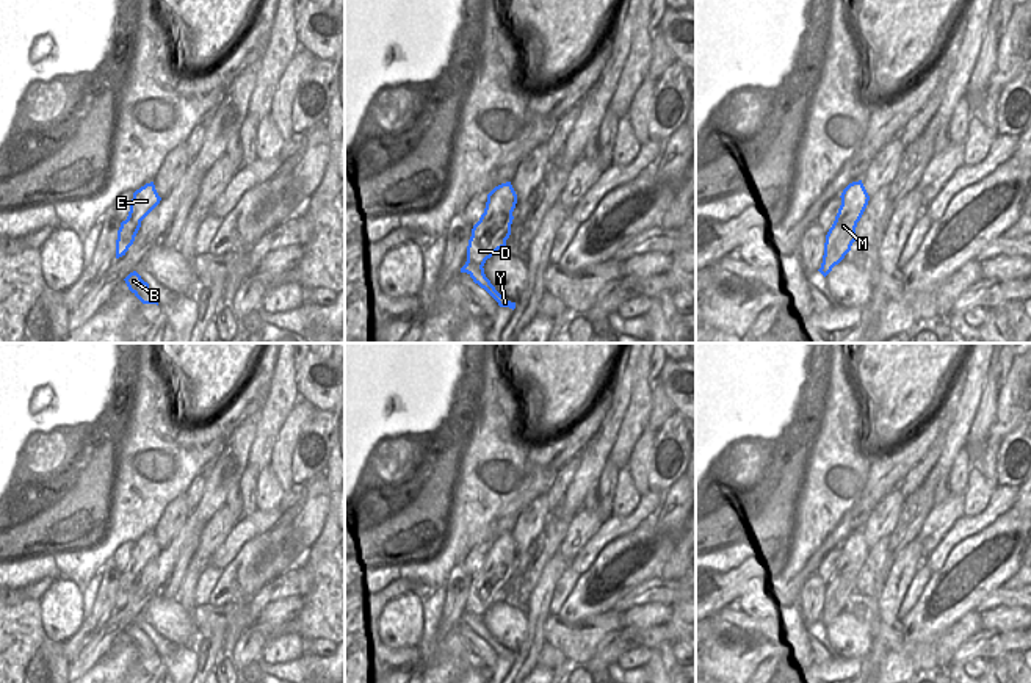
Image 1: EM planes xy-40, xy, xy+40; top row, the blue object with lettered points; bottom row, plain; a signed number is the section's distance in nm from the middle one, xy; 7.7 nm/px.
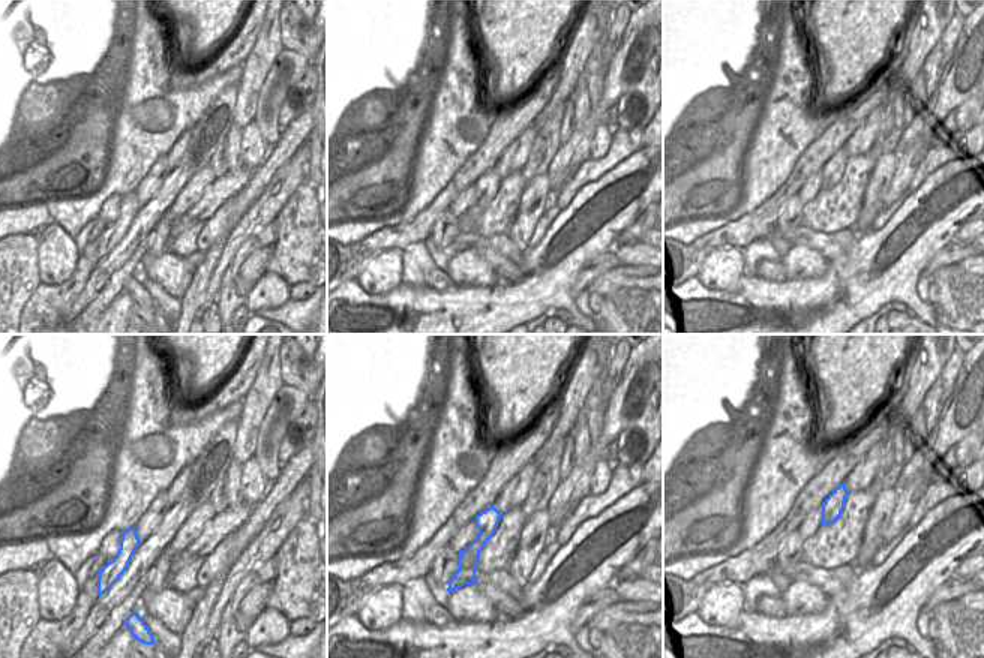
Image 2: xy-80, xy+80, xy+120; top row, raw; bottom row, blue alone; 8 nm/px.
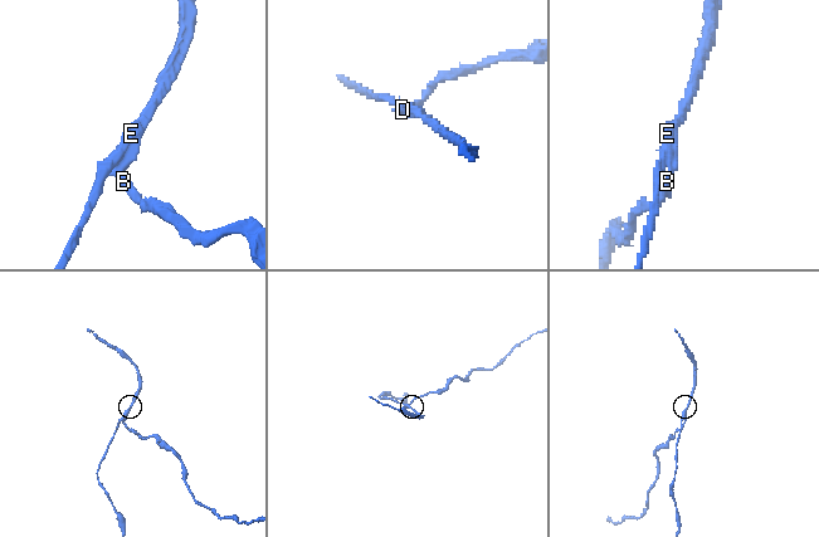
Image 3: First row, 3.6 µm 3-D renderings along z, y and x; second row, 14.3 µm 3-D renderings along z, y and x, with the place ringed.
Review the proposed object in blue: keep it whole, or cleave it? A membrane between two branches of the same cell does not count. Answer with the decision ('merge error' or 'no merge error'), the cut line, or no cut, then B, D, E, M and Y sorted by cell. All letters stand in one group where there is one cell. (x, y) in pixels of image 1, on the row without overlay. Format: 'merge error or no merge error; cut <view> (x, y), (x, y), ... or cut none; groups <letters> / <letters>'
merge error; cut xy (467, 611), (481, 617); groups B Y / D E M

